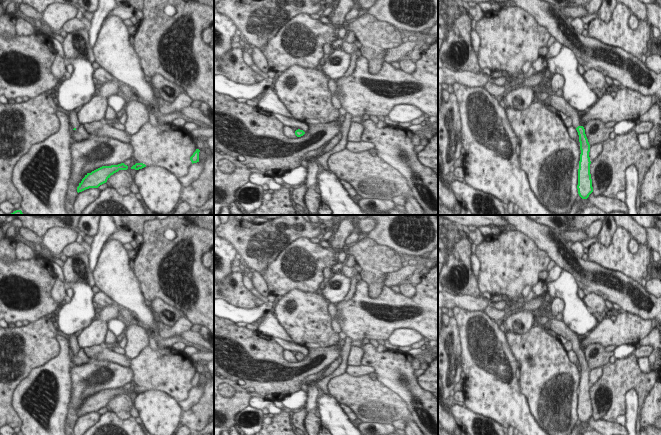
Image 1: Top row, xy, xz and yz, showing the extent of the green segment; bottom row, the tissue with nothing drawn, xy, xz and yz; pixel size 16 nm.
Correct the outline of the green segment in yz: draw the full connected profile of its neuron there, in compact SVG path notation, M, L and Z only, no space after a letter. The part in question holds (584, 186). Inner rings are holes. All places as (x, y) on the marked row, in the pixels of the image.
M550 95L546 102L555 107L557 111L563 112L572 119L573 126L576 128L580 142L580 161L578 169L578 194L582 199L587 199L593 192L592 179L590 174L590 144L585 134L585 129L581 124L580 116L576 109L572 107L563 96Z

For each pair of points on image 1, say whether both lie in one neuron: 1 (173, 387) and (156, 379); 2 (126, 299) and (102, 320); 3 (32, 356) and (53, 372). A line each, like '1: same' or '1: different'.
1: same
2: different
3: different

